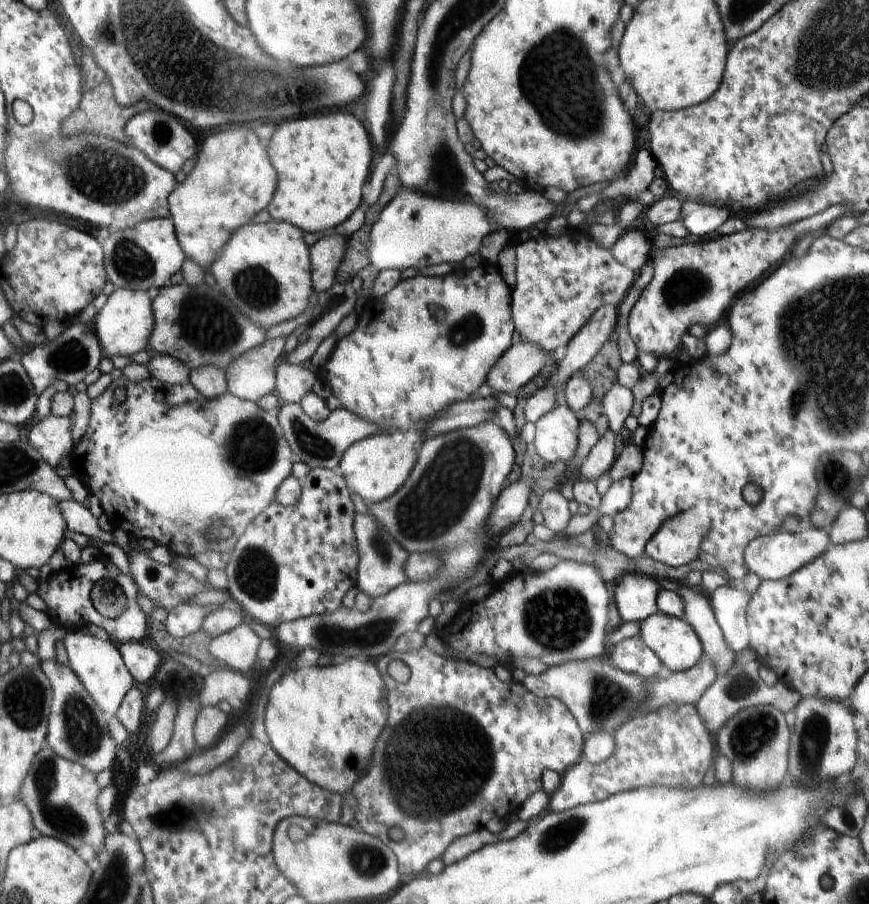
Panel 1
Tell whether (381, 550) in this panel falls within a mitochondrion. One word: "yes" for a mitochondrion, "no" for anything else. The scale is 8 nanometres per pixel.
yes

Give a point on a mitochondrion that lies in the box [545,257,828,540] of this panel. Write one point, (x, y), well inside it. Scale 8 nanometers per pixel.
(683, 289)

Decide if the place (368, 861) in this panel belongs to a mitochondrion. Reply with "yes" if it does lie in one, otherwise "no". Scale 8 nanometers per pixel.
yes

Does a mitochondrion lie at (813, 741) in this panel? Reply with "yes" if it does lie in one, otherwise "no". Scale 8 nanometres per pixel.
yes

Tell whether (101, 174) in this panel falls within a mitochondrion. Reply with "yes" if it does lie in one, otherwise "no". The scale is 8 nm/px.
yes

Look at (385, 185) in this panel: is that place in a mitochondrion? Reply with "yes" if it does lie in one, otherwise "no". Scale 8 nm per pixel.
no

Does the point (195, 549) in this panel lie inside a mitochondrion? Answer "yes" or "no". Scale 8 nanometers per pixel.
no

